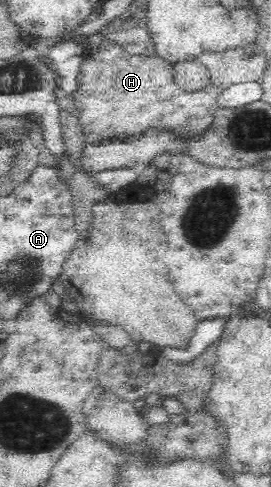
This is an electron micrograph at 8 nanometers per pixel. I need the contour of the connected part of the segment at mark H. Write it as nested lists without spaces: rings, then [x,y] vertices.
[[[103,40],[96,48],[85,47],[82,51],[82,63],[78,71],[78,88],[70,96],[75,104],[77,119],[81,123],[87,144],[110,143],[131,138],[150,128],[172,129],[180,136],[198,136],[206,131],[214,121],[216,99],[213,87],[206,87],[196,93],[178,91],[178,83],[174,83],[172,63],[160,57],[143,57],[128,55],[118,44]]]

